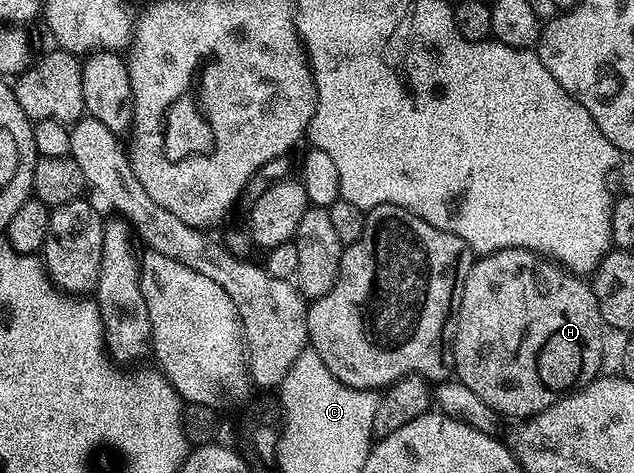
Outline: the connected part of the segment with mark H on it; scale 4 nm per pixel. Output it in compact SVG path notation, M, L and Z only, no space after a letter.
M519 246L507 250L497 250L491 254L475 257L473 264L470 265L468 280L464 280L458 317L454 322L454 374L457 381L468 384L468 388L472 388L472 392L476 392L476 396L480 396L480 400L484 400L484 404L488 404L497 414L503 415L507 419L533 418L534 415L544 412L544 408L556 404L567 394L586 386L599 377L601 370L598 369L602 366L602 353L606 350L606 334L608 335L608 330L600 316L600 304L596 304L594 287L585 277L536 253L535 250L521 250Z

